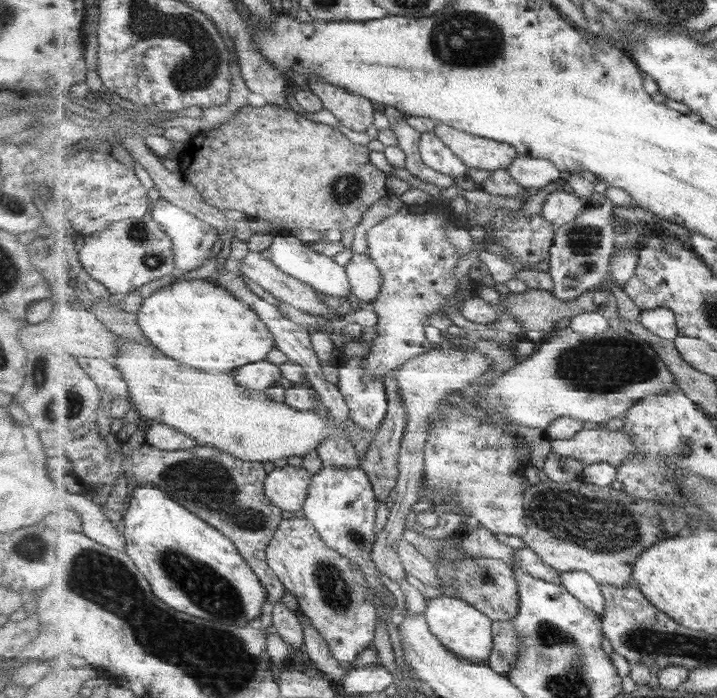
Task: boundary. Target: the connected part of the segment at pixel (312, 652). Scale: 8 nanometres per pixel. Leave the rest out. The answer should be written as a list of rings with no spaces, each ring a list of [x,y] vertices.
[[[303,626],[303,634],[305,634],[305,642],[303,651],[305,652],[305,656],[307,656],[315,667],[319,669],[319,671],[323,671],[327,674],[332,681],[341,680],[341,678],[346,677],[346,671],[343,670],[343,666],[339,664],[339,660],[335,660],[333,656],[331,656],[331,650],[329,650],[329,646],[327,641],[317,628],[313,626]]]

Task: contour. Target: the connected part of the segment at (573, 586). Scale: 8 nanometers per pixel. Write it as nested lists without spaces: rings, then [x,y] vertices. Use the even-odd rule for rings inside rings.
[[[583,571],[562,572],[560,575],[562,586],[565,586],[569,593],[599,615],[605,614],[607,601],[596,578]]]

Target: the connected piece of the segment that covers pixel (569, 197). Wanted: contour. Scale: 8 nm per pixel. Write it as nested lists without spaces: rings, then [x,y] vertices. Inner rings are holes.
[[[561,190],[547,195],[541,213],[556,230],[573,222],[587,204],[588,201],[579,198],[575,193],[569,194]]]

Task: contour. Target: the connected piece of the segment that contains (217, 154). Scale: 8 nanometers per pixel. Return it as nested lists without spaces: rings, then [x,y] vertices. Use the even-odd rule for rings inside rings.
[[[268,104],[260,108],[243,106],[219,128],[192,134],[181,153],[181,173],[209,204],[223,211],[244,212],[249,220],[267,220],[279,229],[277,234],[287,234],[280,230],[293,228],[311,228],[317,232],[339,228],[342,231],[356,227],[363,212],[389,193],[389,175],[371,164],[369,153],[367,146],[353,144],[341,130],[313,122],[290,108]]]

